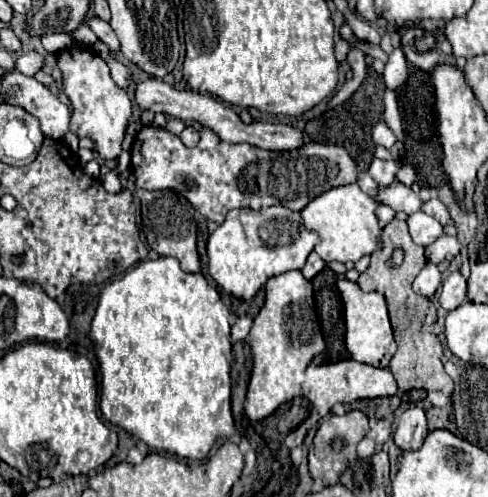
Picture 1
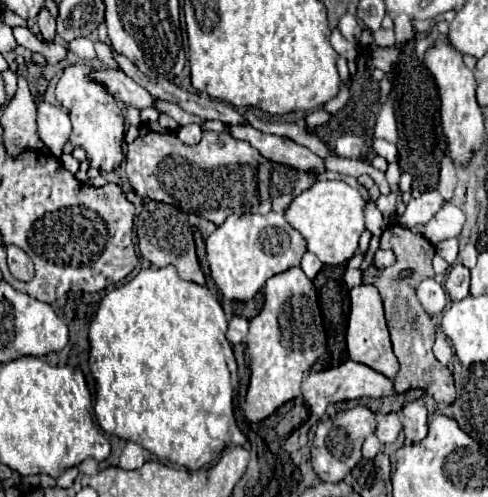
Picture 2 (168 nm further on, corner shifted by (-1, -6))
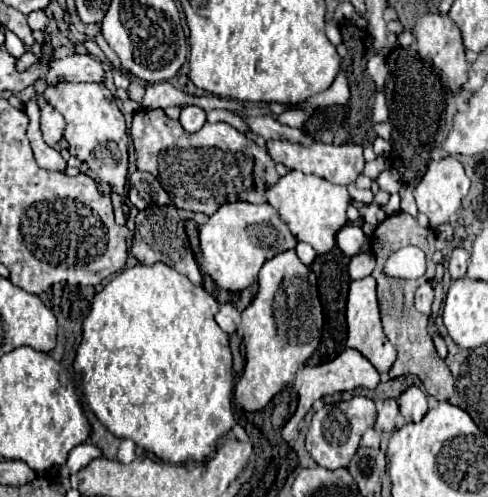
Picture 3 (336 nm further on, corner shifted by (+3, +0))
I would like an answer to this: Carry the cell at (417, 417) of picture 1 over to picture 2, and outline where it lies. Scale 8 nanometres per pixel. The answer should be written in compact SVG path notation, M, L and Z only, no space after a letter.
M420 400L406 404L402 408L402 424L408 442L420 442L422 438L426 438L426 430L428 430L426 406Z

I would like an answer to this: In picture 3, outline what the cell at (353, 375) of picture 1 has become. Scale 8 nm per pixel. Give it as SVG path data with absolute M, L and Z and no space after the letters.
M344 350L338 358L326 362L326 364L318 364L318 366L304 366L298 370L296 378L294 378L294 390L298 392L298 408L292 414L292 418L286 422L286 426L282 428L282 436L286 442L292 442L298 438L298 422L310 412L314 400L326 396L326 394L336 394L336 392L346 392L346 390L354 390L354 388L376 388L380 382L380 374L378 370L358 352L358 350Z

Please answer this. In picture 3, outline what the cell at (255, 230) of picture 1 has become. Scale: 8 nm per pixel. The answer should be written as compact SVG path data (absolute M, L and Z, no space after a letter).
M234 202L224 204L208 222L200 228L200 248L202 248L202 270L228 292L242 292L252 282L256 282L262 264L278 252L294 250L296 238L290 228L280 220L278 210L270 204L248 204Z

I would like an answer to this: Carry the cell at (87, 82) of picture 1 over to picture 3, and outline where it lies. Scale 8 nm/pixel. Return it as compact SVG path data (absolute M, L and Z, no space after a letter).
M58 82L44 90L44 98L48 100L48 104L60 110L60 114L64 114L64 120L66 120L64 138L70 144L70 154L86 162L90 170L96 172L96 176L102 182L110 184L116 222L124 224L124 214L120 206L124 202L124 184L126 184L126 174L128 174L128 152L126 152L128 134L126 134L124 116L116 106L114 96L102 82L100 84L98 82L92 82L92 84Z

